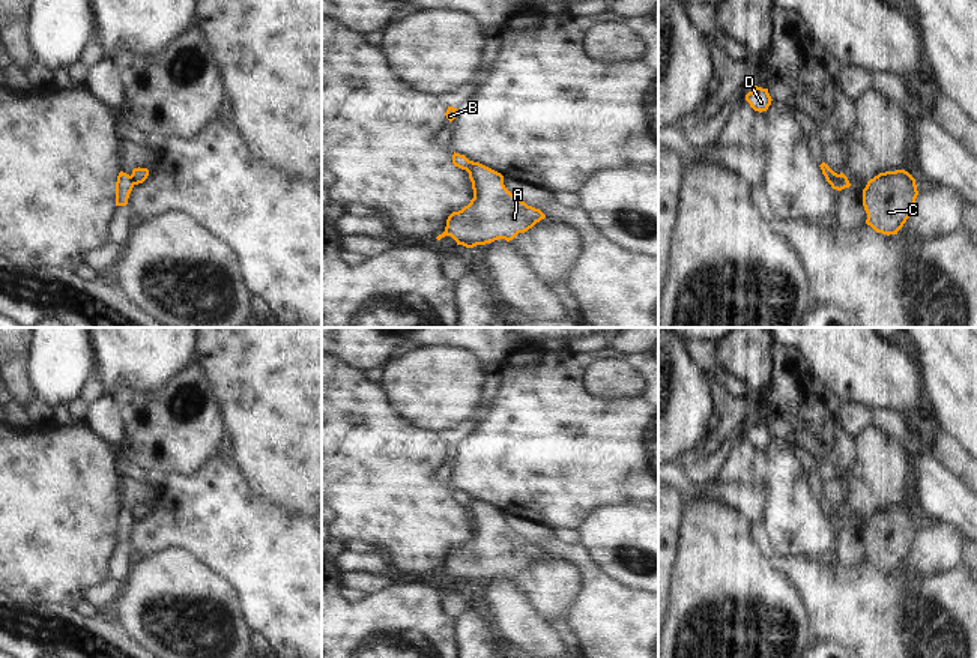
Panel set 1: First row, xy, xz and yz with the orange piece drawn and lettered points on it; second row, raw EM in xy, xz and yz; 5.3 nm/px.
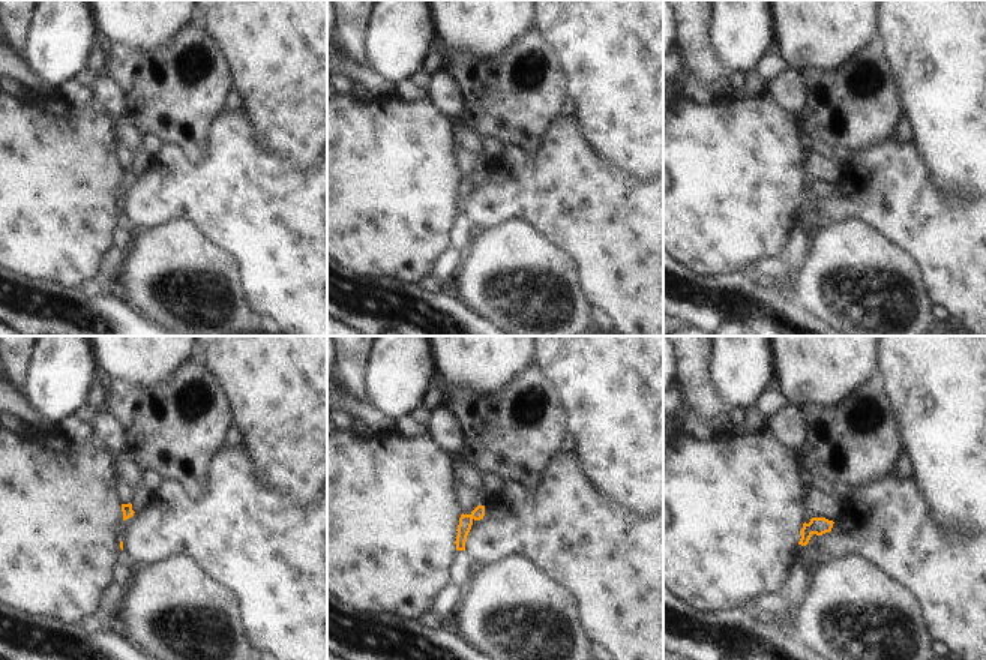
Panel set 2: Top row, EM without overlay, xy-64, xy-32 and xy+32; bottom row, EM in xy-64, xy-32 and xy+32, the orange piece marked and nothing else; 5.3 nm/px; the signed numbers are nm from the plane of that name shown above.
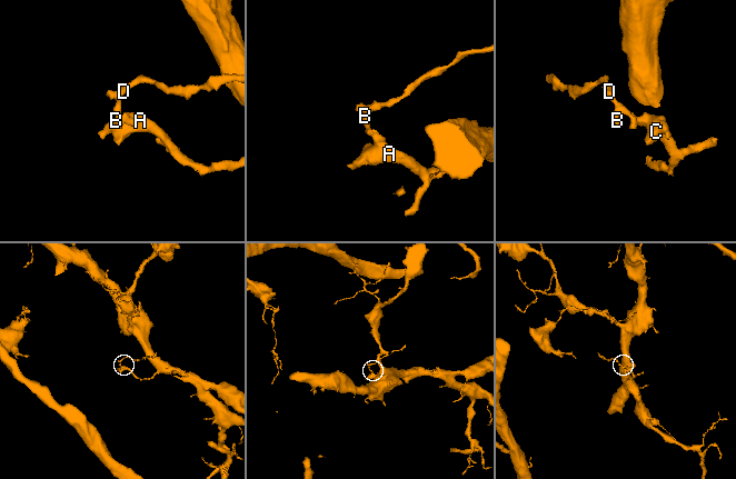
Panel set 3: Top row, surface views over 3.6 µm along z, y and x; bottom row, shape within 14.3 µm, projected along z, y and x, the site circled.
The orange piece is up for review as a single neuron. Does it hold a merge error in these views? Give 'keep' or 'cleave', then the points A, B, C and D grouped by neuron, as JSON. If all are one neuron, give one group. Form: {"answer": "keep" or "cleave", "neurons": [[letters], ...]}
{"answer": "cleave", "neurons": [["A", "C"], ["B", "D"]]}

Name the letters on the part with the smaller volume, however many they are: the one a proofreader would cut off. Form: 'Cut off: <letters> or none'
Cut off: B, D.

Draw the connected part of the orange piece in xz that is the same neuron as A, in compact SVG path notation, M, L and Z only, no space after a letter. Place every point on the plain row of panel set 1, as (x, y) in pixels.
M470 497L469 515L473 535L446 556L446 563L436 575L451 572L457 581L473 584L498 575L513 577L546 551L511 530L504 521L504 512L479 499Z

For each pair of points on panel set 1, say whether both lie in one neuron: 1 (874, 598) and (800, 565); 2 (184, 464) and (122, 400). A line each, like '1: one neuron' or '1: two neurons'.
1: one neuron
2: one neuron

